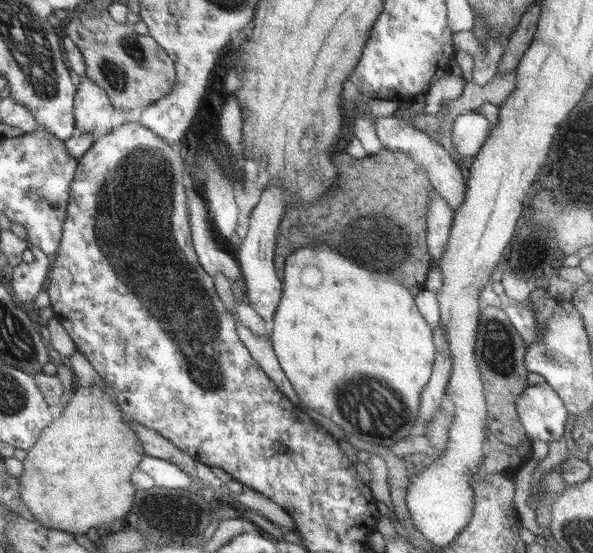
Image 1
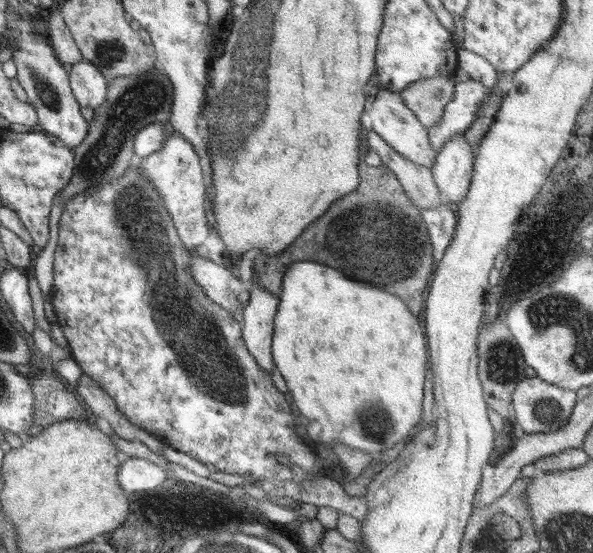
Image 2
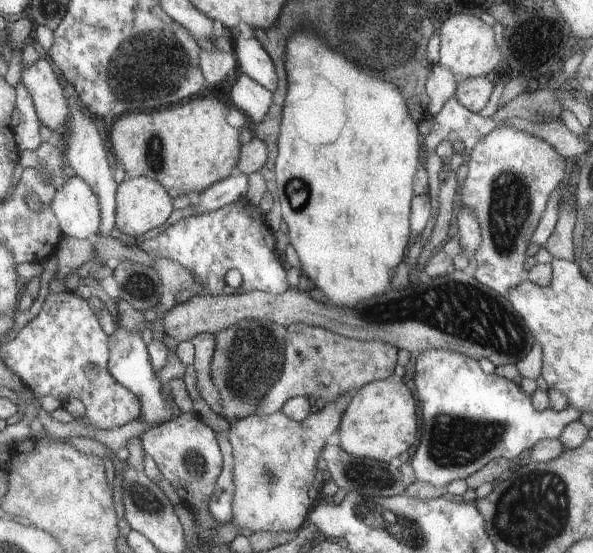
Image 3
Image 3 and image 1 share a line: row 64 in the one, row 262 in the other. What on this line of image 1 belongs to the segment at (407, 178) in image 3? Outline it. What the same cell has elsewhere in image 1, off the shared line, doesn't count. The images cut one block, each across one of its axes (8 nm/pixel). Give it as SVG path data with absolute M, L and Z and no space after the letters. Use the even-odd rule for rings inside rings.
M310 244L310 246L306 246L306 248L300 248L298 252L294 252L294 254L290 254L288 258L286 258L285 262L285 276L281 278L284 282L284 291L281 294L281 302L278 303L277 312L273 316L274 326L272 326L272 334L270 334L271 345L273 346L274 353L278 358L280 366L282 370L285 372L285 375L288 377L288 380L291 382L291 385L294 387L296 394L302 400L301 404L304 406L300 406L302 408L308 406L312 410L316 410L316 412L320 412L320 414L324 414L326 418L330 418L332 422L336 422L340 428L344 428L346 433L353 434L358 438L364 440L364 442L369 442L370 444L378 444L378 446L390 447L395 442L406 438L406 436L416 436L423 434L423 420L421 419L421 400L420 400L420 388L425 390L426 386L428 386L428 380L430 379L430 374L432 373L432 364L434 363L434 356L437 356L437 346L434 346L434 342L432 342L432 330L430 330L430 325L426 322L426 319L422 316L422 313L416 308L416 302L414 302L414 296L408 292L408 287L404 288L394 275L384 274L384 272L374 272L374 270L368 270L368 268L364 268L364 266L360 266L360 264L356 264L354 260L350 260L350 258L346 258L346 256L342 256L340 252L336 252L334 248L330 248L330 246L326 246L326 244ZM314 272L318 272L322 278L320 278L320 282L318 282L318 286L308 286L308 282L306 280L312 280L312 278L306 278L308 274L314 274Z

